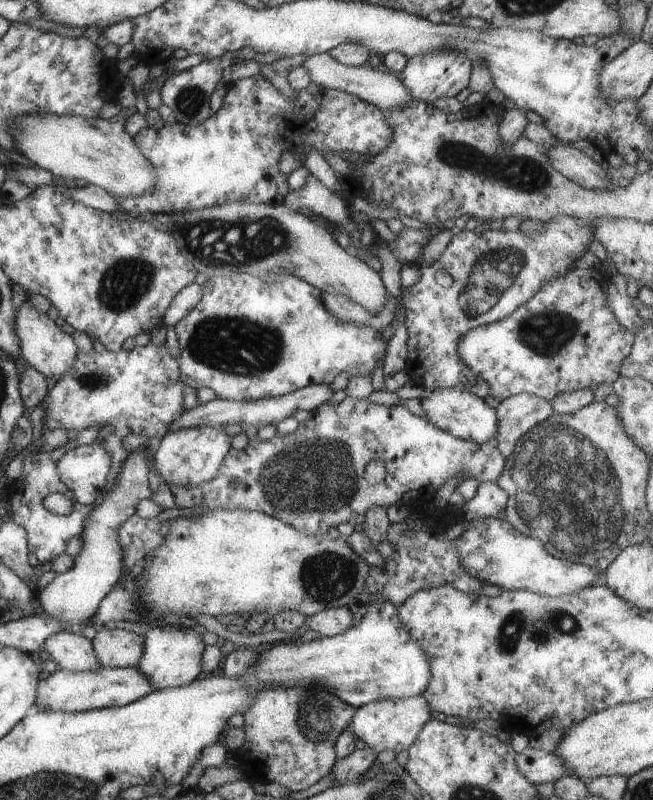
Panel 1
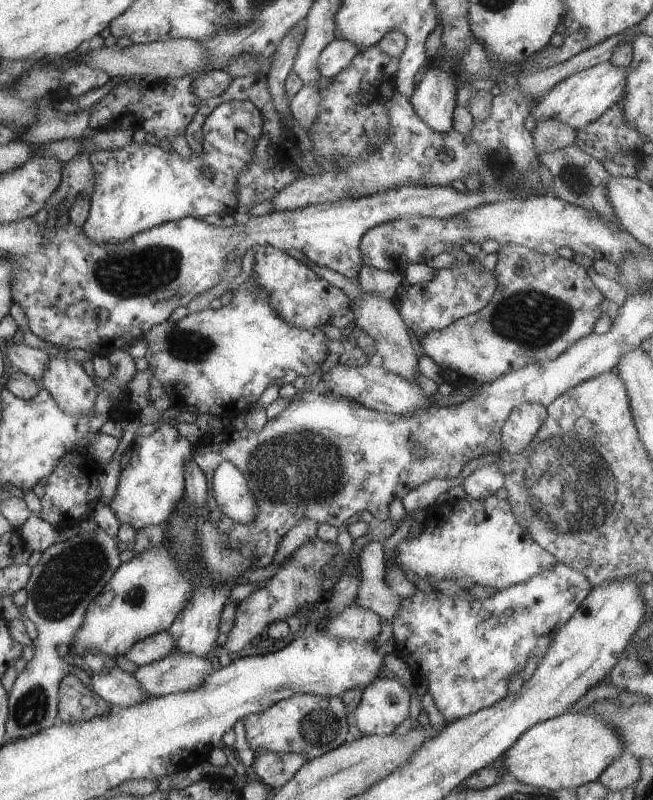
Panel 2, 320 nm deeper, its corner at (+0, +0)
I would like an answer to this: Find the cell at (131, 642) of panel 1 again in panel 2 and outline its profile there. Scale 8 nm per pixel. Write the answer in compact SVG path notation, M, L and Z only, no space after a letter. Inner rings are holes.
M162 631L138 641L125 654L125 657L141 667L163 659L174 650L175 644L172 635L168 631Z

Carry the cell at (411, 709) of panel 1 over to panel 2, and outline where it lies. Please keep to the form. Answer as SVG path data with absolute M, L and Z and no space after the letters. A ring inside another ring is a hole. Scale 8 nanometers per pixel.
M376 677L361 693L361 702L352 713L351 724L356 725L365 735L390 735L400 723L411 716L410 706L415 700L410 696L408 689L394 679Z

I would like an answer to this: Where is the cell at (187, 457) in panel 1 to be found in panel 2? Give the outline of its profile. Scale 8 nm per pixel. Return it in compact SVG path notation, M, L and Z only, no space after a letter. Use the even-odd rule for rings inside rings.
M162 423L147 436L134 436L132 444L122 453L120 476L114 498L107 503L121 524L128 524L137 532L150 525L165 525L175 511L177 502L184 498L185 462L192 460L194 445L174 428Z

